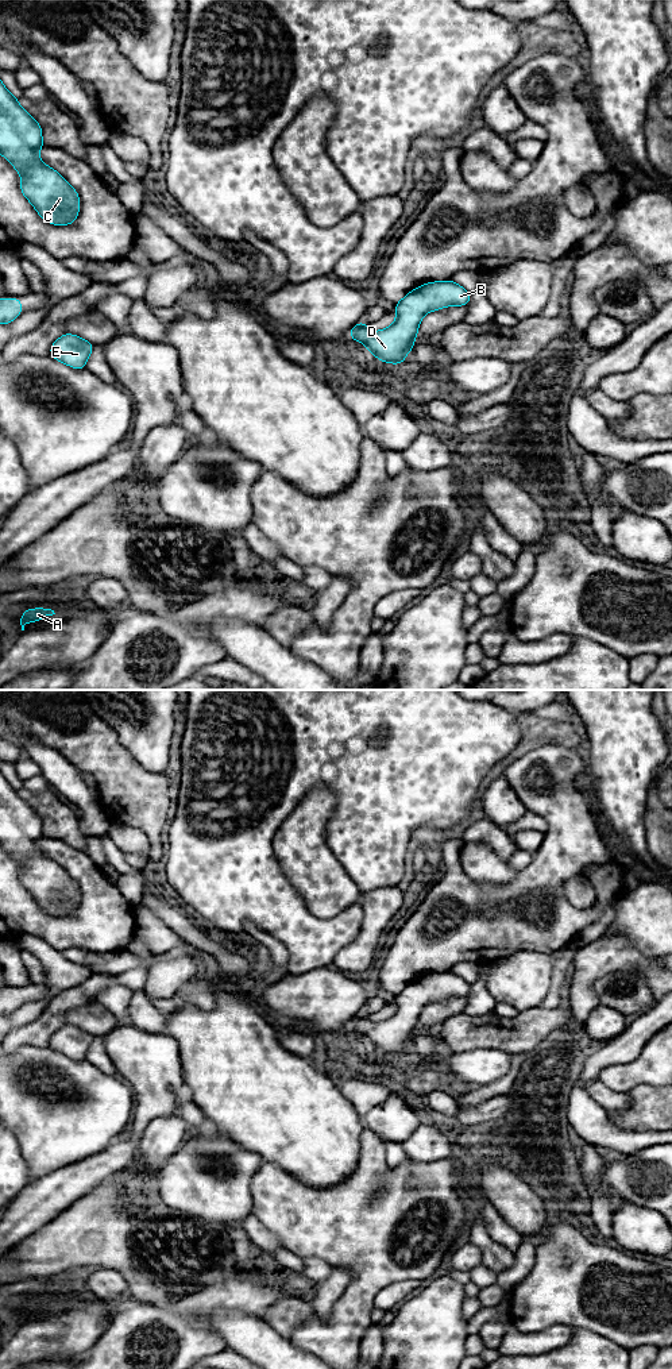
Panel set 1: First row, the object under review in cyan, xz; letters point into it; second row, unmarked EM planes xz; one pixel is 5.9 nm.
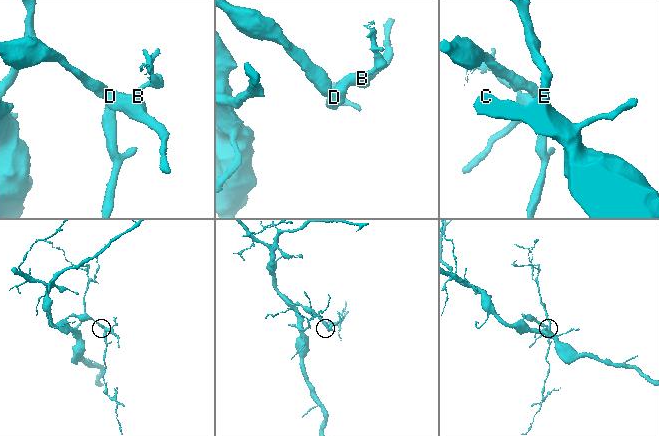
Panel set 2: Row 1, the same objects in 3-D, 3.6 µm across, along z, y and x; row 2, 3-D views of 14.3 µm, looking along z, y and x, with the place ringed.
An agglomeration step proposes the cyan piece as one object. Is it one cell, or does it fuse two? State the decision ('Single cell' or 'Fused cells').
Single cell

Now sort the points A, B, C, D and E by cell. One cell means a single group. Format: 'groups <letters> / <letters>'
groups A B C D E

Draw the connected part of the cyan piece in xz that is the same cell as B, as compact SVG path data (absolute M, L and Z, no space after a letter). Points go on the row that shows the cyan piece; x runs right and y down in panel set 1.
M452 279L428 282L395 304L397 319L390 327L372 332L360 321L348 335L363 343L381 362L401 365L414 347L418 325L428 312L452 305L467 306L470 300L471 294Z

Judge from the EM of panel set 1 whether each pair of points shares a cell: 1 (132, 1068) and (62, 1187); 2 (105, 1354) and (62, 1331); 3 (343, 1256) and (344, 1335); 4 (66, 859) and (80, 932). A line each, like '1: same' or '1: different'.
1: same
2: different
3: same
4: same

